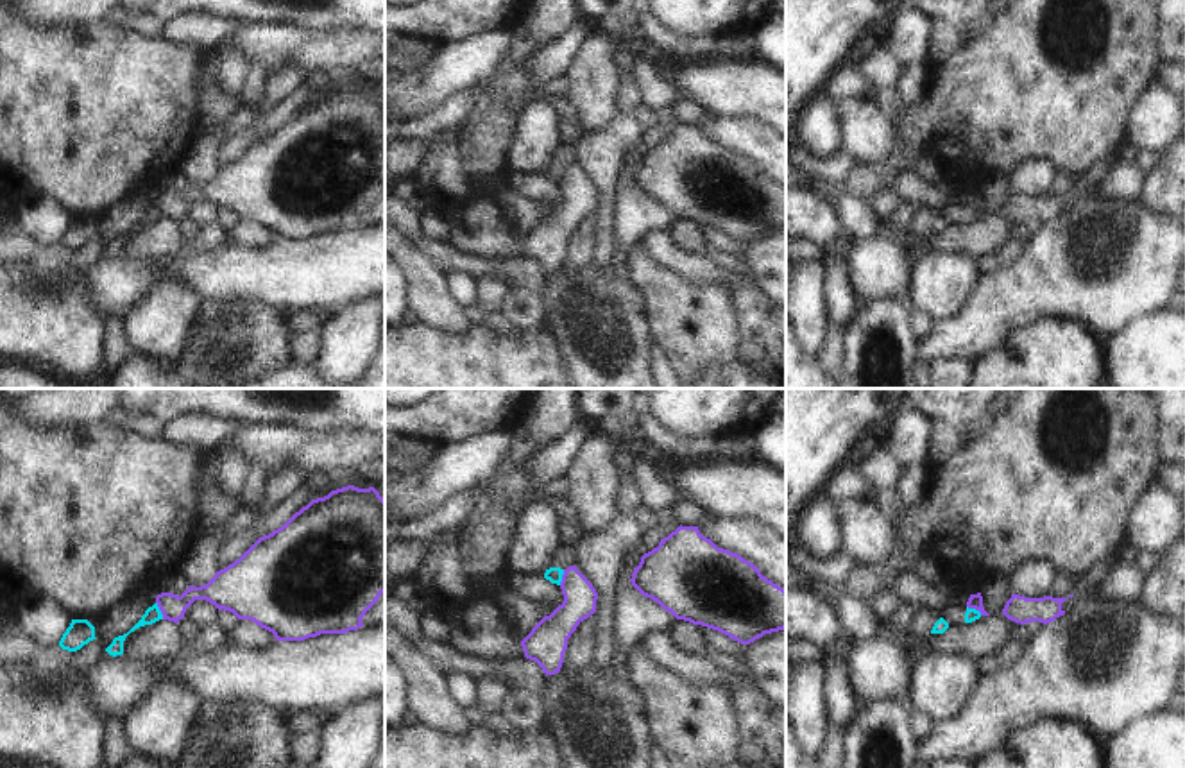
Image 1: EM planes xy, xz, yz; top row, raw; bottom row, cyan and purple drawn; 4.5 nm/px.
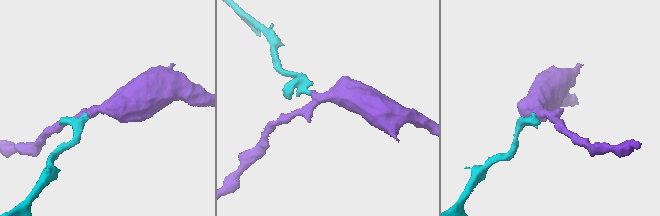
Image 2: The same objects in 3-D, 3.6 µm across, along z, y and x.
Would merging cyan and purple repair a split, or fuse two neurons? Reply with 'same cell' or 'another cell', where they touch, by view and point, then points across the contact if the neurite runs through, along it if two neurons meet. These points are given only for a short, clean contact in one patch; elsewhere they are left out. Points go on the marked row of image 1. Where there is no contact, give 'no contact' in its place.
another cell; contact xy (160, 611); border xy (156, 602), (163, 618)

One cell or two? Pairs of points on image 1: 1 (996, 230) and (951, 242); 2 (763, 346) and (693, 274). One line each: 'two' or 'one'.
1: one
2: one

